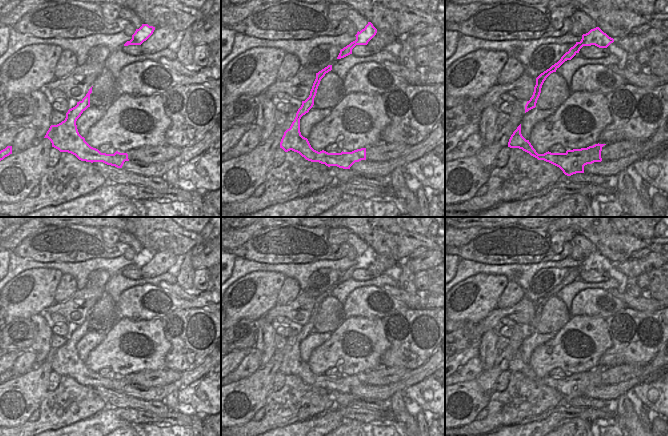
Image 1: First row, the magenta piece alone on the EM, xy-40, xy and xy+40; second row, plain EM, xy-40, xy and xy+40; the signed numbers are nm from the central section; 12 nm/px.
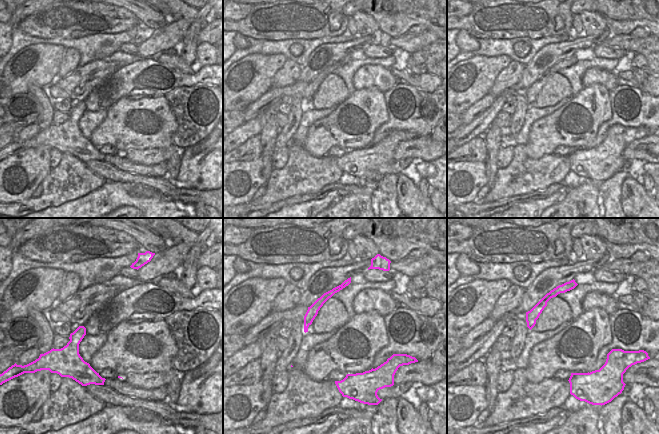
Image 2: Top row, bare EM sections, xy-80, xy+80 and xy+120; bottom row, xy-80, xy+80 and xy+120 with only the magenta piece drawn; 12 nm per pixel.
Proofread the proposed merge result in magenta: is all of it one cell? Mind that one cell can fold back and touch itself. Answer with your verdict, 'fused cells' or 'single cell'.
fused cells

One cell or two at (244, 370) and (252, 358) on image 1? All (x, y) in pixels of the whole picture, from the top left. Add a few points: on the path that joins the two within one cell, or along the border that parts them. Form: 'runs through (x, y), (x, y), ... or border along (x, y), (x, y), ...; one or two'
runs through (245, 367), (251, 361); one

